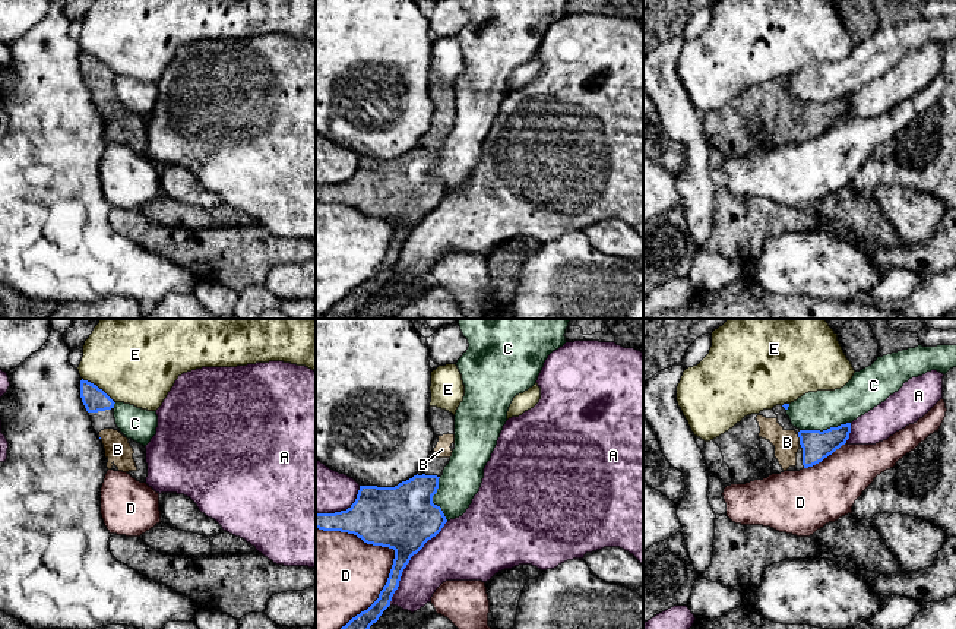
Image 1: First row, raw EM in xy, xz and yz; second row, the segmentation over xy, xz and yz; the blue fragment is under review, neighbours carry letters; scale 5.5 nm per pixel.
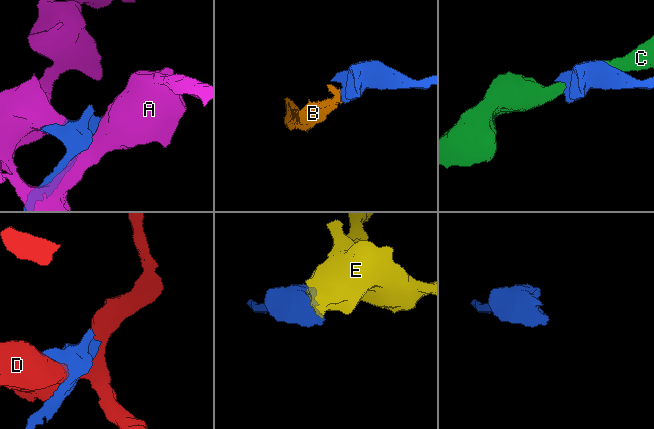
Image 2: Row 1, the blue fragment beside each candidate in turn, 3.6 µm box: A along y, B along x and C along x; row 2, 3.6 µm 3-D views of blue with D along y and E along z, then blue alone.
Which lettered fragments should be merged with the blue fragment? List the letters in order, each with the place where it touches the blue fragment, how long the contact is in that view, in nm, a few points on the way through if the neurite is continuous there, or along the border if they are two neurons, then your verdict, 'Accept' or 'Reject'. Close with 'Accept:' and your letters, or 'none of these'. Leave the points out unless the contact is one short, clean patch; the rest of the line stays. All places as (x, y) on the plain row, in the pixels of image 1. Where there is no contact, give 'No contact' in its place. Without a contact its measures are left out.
A: Touches blue at xz (408, 234). Shared border 550 nm. Reject
B: Touches blue at yz (800, 111). Shared border 60 nm. Path across: yz (816, 117), (809, 111), (800, 111), (787, 114). Accept
C: Touches blue at yz (825, 103). Shared border 280 nm. Reject
D: Touches blue at xz (374, 274). Shared border 650 nm. Reject
E: Touches blue at xy (97, 59). Shared border 240 nm. Reject
Accept: B

